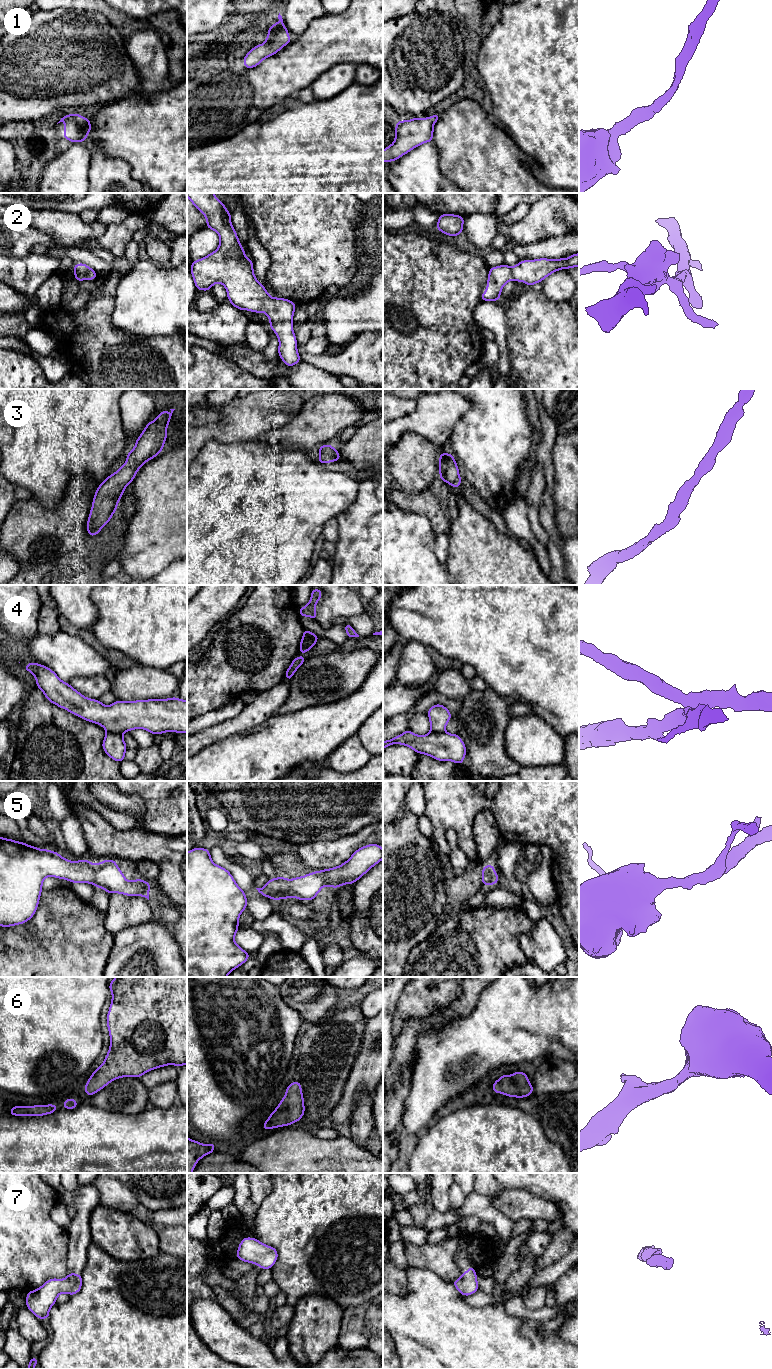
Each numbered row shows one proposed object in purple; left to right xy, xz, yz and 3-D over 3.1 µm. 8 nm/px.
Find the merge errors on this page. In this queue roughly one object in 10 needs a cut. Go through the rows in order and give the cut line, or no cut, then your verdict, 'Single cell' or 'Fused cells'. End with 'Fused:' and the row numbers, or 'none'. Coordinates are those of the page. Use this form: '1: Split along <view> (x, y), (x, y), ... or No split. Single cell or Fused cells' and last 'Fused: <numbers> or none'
1: No split. Single cell
2: No split. Single cell
3: No split. Single cell
4: Split along xy (107, 731), (121, 734). Fused cells
5: No split. Single cell
6: No split. Single cell
7: No split. Single cell
Fused: 4

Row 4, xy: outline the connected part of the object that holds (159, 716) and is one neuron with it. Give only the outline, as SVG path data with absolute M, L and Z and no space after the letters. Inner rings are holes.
M28 662L24 670L34 675L37 688L52 704L83 720L102 726L107 732L124 734L140 728L153 735L165 732L187 733L187 700L178 697L116 700L107 706L100 700L83 696L44 665Z

